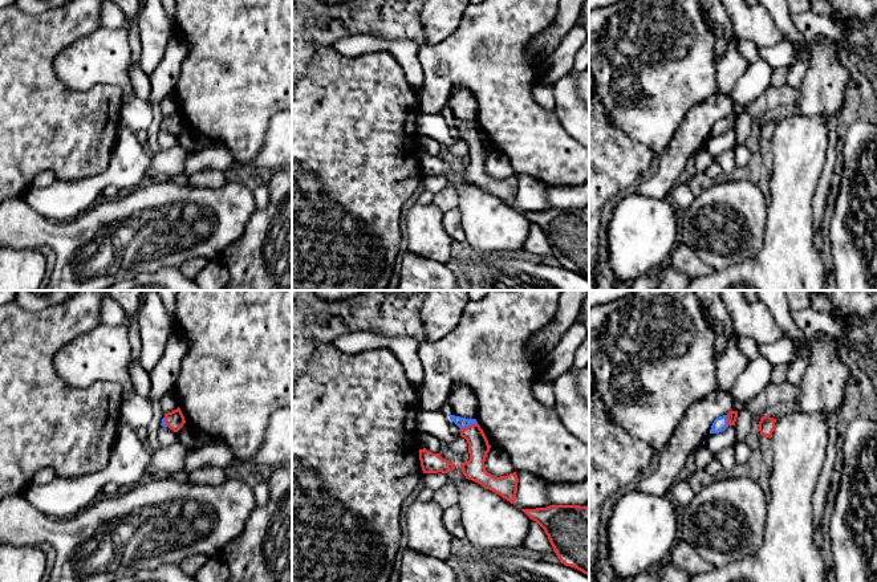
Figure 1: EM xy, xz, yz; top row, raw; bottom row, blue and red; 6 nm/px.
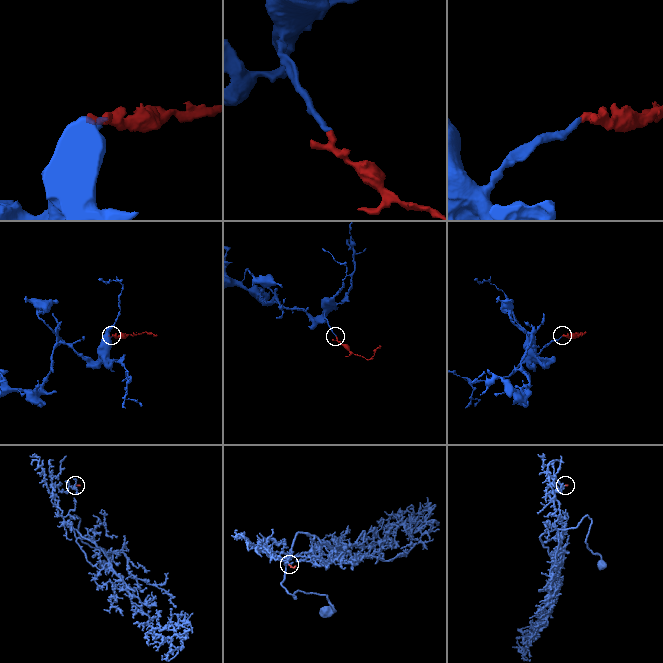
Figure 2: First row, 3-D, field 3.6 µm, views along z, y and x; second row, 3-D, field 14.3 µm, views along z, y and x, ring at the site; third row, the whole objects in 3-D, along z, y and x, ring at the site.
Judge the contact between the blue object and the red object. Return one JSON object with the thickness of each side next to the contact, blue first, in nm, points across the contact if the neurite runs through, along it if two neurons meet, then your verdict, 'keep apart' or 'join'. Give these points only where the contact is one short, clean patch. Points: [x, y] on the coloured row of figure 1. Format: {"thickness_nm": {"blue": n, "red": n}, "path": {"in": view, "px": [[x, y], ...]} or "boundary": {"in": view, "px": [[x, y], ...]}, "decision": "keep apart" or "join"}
{"thickness_nm": {"blue": 60, "red": 130}, "path": {"in": "xz", "px": [[461, 422], [469, 424], [478, 444]]}, "decision": "join"}

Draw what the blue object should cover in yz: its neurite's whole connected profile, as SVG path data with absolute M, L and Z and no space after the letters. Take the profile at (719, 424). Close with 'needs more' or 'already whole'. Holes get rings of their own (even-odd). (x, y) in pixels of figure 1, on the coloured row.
M730 411L727 415L719 416L714 420L710 434L719 434L728 426L735 426L738 411Z; needs more

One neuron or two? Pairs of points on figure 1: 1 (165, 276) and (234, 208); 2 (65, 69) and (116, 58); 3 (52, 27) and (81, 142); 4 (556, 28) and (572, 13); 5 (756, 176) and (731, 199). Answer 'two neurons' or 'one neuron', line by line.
1: two neurons
2: one neuron
3: one neuron
4: one neuron
5: two neurons

